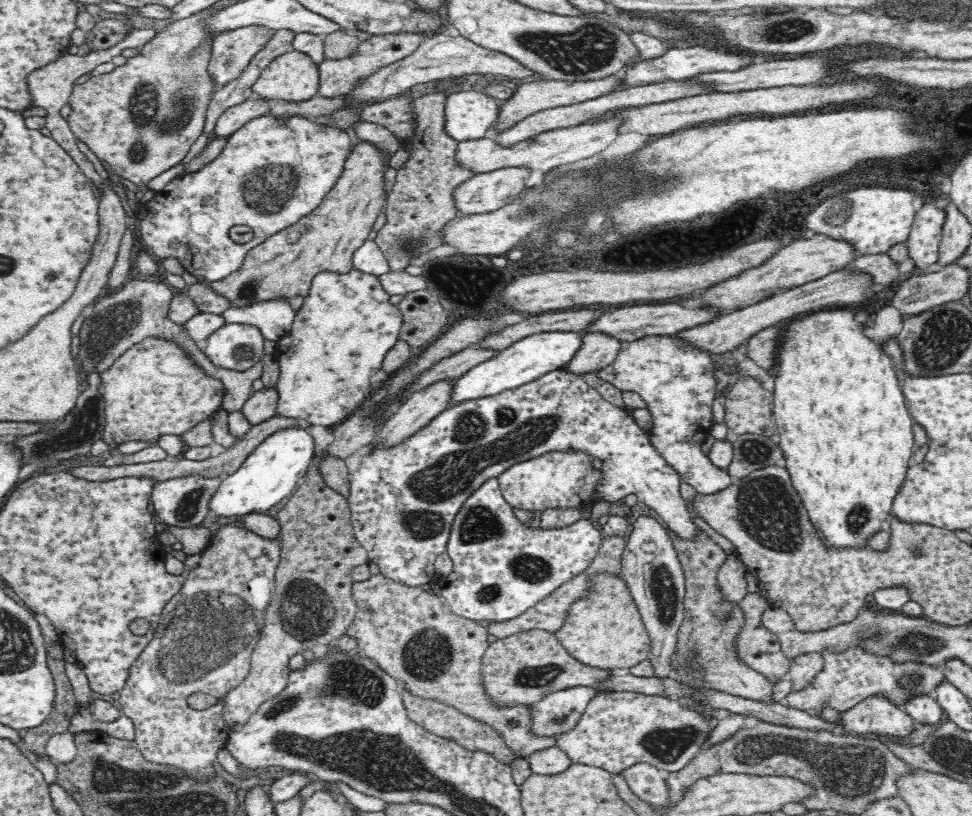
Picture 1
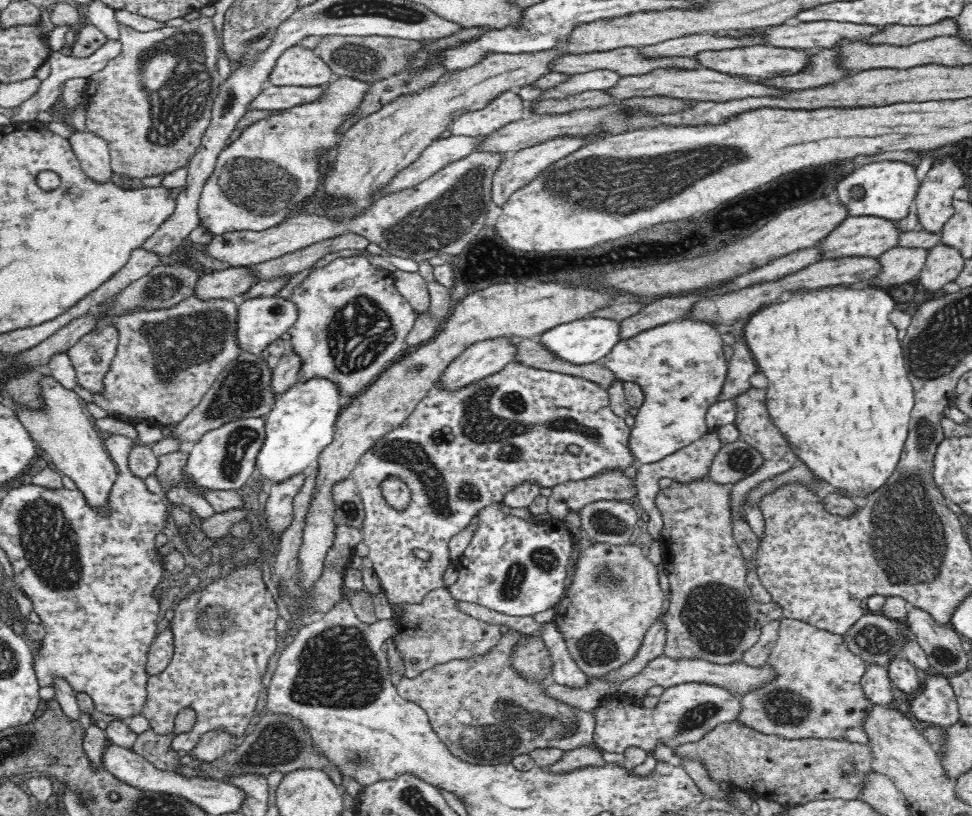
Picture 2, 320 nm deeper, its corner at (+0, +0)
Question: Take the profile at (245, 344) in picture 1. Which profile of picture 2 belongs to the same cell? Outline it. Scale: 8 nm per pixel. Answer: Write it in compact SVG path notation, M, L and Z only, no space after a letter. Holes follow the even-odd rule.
M279 294L274 296L258 296L256 298L246 298L238 305L237 336L238 344L242 351L258 354L288 332L288 329L298 318L298 307L295 306L291 297L284 298Z

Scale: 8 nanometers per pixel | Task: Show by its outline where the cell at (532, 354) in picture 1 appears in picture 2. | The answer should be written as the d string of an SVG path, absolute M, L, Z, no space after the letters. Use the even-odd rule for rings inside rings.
M588 316L580 320L555 326L540 335L543 346L551 350L558 358L572 364L590 364L602 361L613 348L621 341L621 323L613 318Z

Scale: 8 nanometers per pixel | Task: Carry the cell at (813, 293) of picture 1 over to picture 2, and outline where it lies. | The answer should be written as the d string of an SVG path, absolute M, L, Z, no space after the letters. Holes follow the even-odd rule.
M896 246L878 256L881 273L870 280L867 285L875 285L878 288L888 288L895 291L895 287L904 282L916 282L919 272L924 269L928 248L919 246Z

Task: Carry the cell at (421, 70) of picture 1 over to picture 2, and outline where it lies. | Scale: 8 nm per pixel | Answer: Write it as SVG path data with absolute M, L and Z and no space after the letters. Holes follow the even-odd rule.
M638 47L617 48L608 52L562 55L553 62L554 71L566 74L584 74L588 71L608 69L616 72L618 77L642 76L656 69L696 70L700 68L705 68L705 66L697 61L697 57L646 56Z

